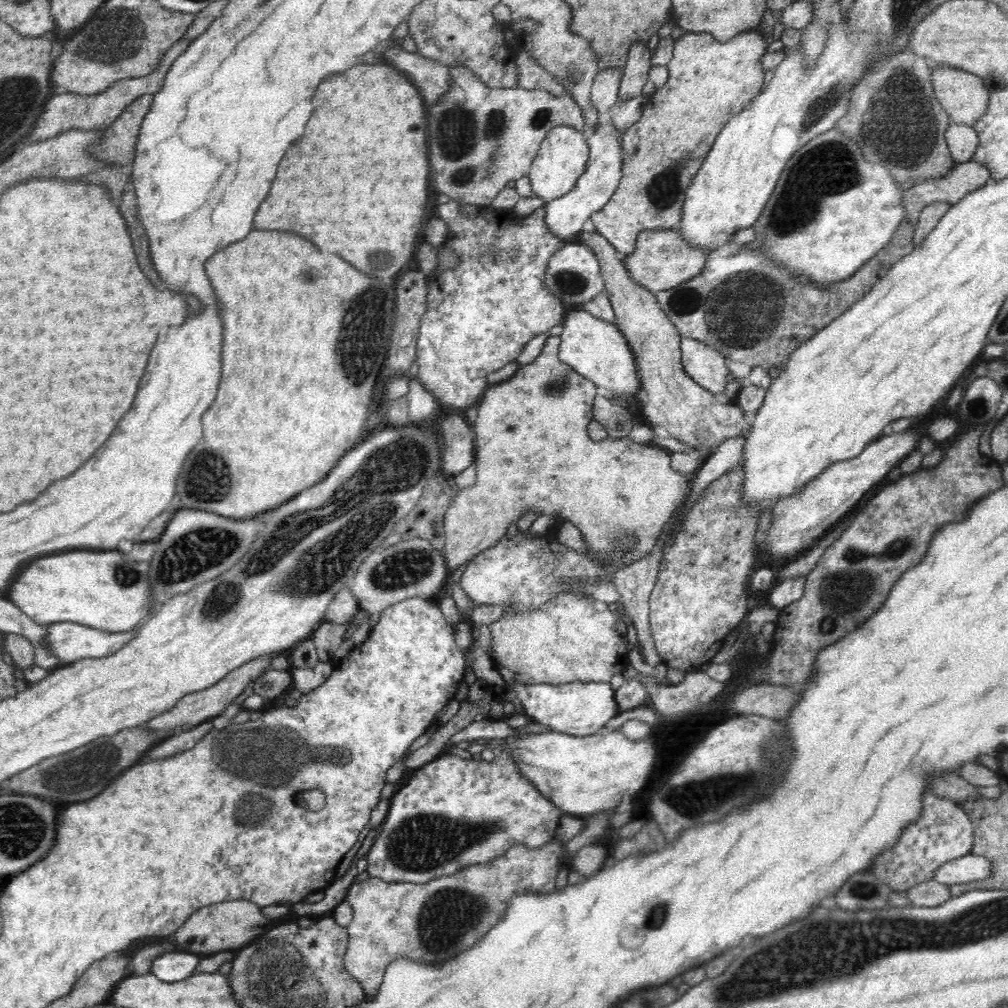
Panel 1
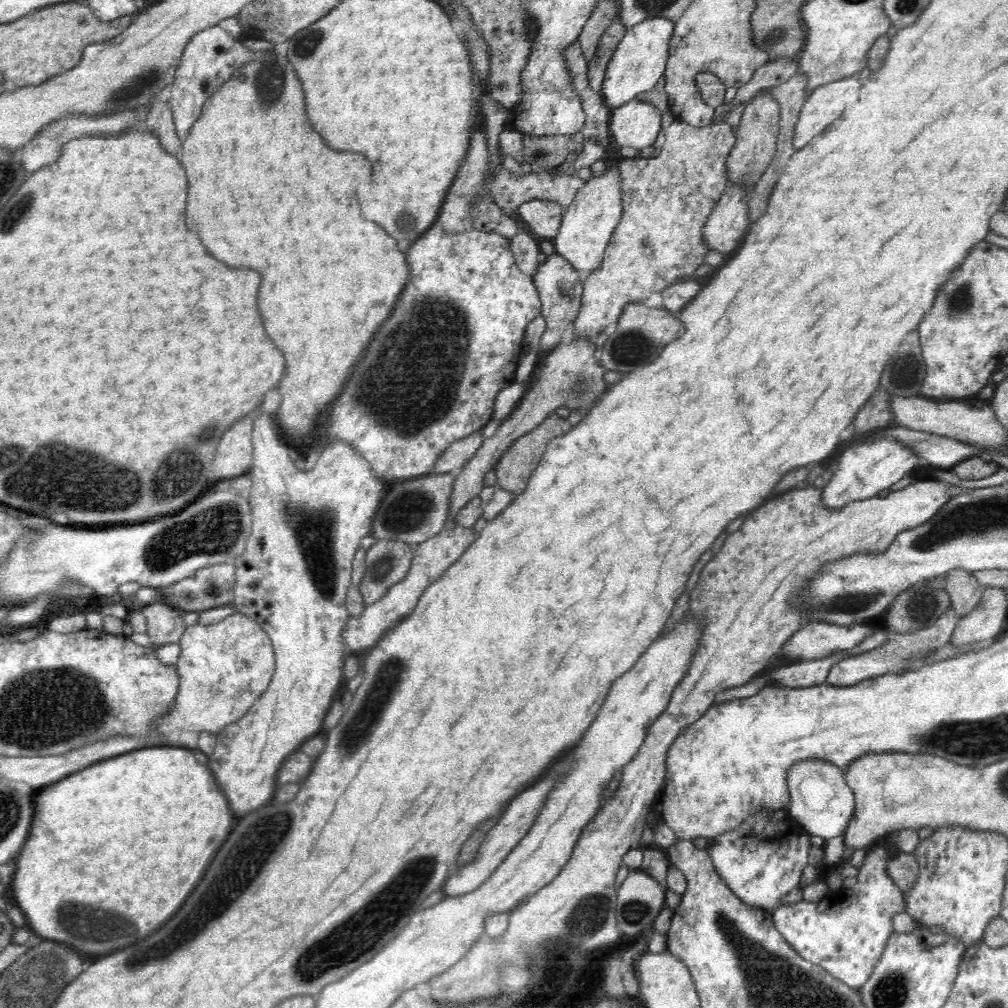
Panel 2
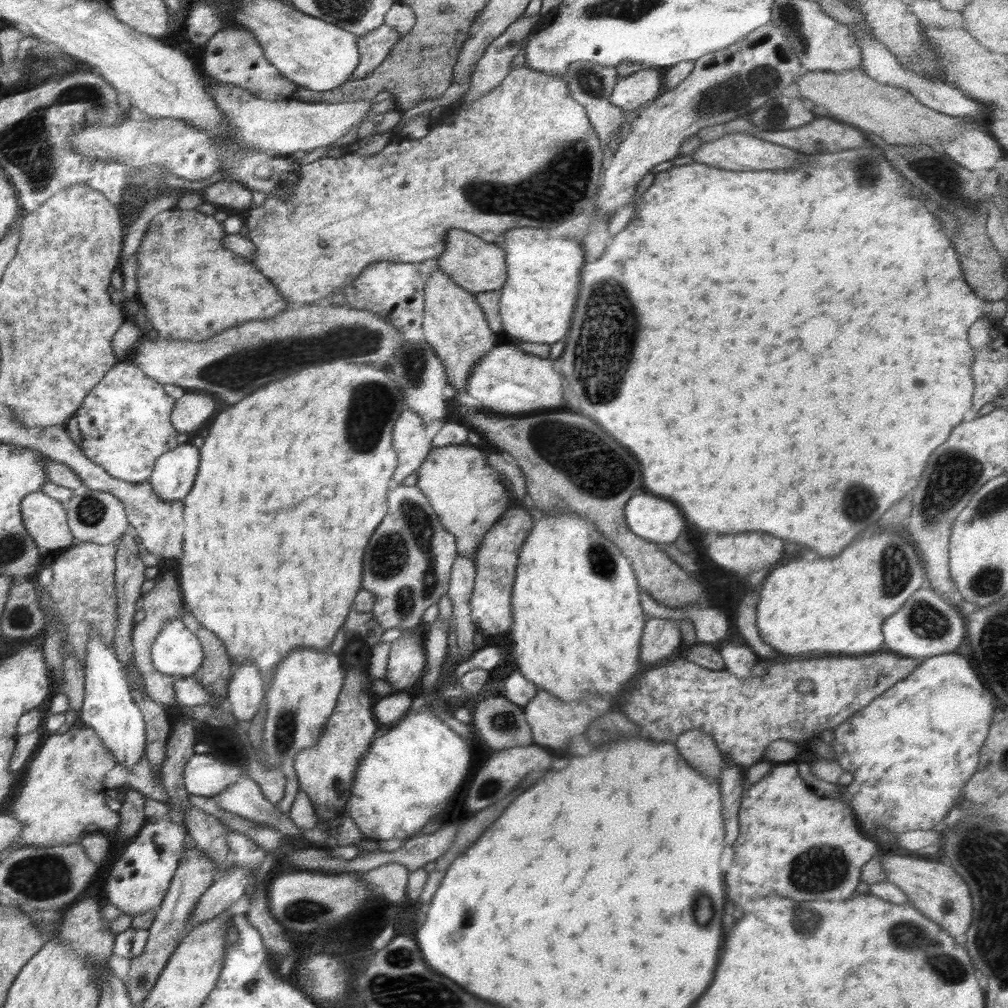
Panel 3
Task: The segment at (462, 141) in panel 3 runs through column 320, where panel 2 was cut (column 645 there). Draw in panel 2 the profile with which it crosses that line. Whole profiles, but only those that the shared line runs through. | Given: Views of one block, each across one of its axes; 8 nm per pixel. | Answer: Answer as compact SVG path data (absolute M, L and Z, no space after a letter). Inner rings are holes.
M676 119L666 128L666 142L660 149L659 156L656 156L656 158L649 157L648 159L642 159L640 157L636 157L634 159L619 159L618 172L619 177L621 178L620 182L623 213L618 221L618 224L616 225L613 235L611 236L610 242L608 242L608 246L606 246L600 268L598 268L598 270L594 270L594 272L590 272L583 282L584 292L581 298L581 307L577 317L574 320L574 339L593 340L600 333L613 329L618 318L620 318L620 314L624 312L626 304L644 301L653 293L663 292L666 290L666 288L668 288L668 286L672 286L672 284L682 278L696 278L694 272L696 272L696 268L698 268L700 264L703 264L704 258L708 252L708 247L702 238L702 229L704 223L710 216L712 210L714 210L714 207L720 200L720 197L726 192L726 186L728 182L725 162L736 143L734 129L735 128L728 123L714 123L714 121L712 121L710 124L704 125L703 127L693 127L691 124Z

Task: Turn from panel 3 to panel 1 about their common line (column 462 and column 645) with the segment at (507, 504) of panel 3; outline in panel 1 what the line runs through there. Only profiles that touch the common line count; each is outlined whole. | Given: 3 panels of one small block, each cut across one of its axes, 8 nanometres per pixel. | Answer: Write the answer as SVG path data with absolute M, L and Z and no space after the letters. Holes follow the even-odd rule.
M551 335L548 337L541 353L532 363L518 366L517 371L509 379L490 385L480 400L478 400L479 408L477 410L477 417L471 426L474 434L474 464L477 479L474 485L459 490L458 496L456 496L452 505L446 510L447 512L444 518L445 548L442 551L442 556L450 574L460 564L472 562L474 557L496 544L506 534L508 526L513 523L516 524L527 512L538 512L540 517L548 515L557 517L558 521L571 522L576 528L581 530L583 541L589 545L589 548L592 548L592 551L598 557L614 559L615 562L621 562L621 564L632 564L634 561L645 558L653 550L658 536L664 530L664 526L673 518L674 511L678 510L678 508L689 500L688 482L692 476L684 476L680 471L674 471L670 467L670 456L672 452L668 449L657 447L654 444L638 444L629 436L626 436L626 438L610 438L609 436L599 441L594 441L589 437L587 426L591 423L594 399L597 397L600 389L597 384L594 384L585 376L578 374L569 364L562 362L558 358L560 344L561 340L559 336ZM626 534L635 534L635 542L637 543L632 547L632 552L623 554L623 552L617 552L615 550L614 546L616 546L616 543L614 542L620 540L620 536L626 536Z

